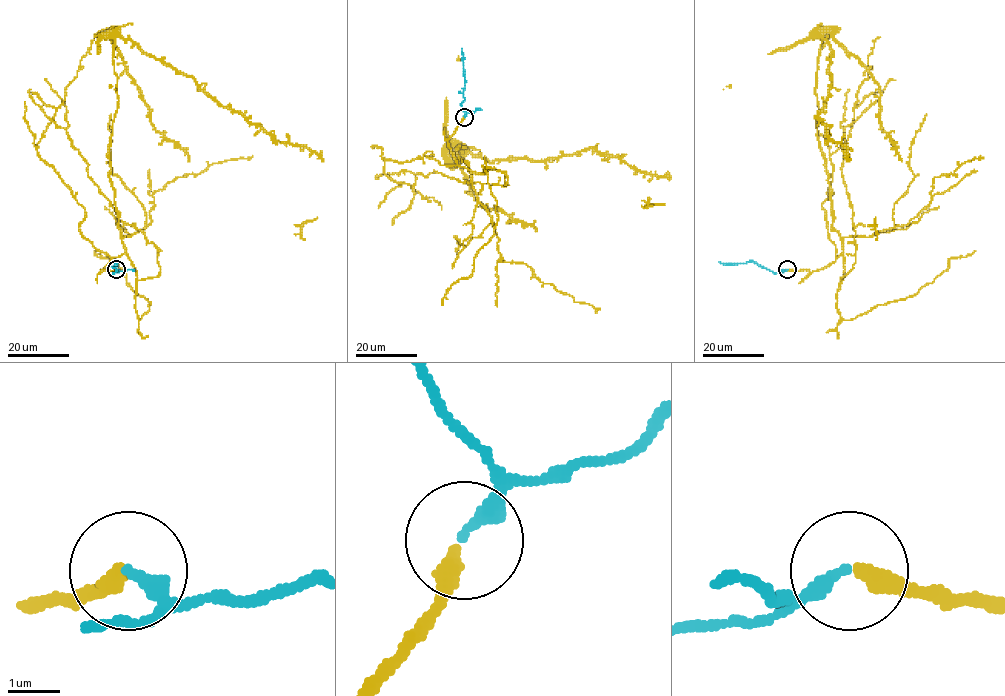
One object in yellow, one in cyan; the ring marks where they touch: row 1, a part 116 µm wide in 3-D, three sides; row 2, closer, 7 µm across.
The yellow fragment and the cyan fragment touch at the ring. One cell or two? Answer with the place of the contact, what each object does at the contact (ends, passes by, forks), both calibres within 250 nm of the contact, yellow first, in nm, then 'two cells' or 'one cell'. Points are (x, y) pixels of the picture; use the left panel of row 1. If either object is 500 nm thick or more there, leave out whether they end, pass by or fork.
at (116, 269); yellow ends there; cyan ends there; 340 nm thick on the yellow side, 260 nm on the other; one cell

